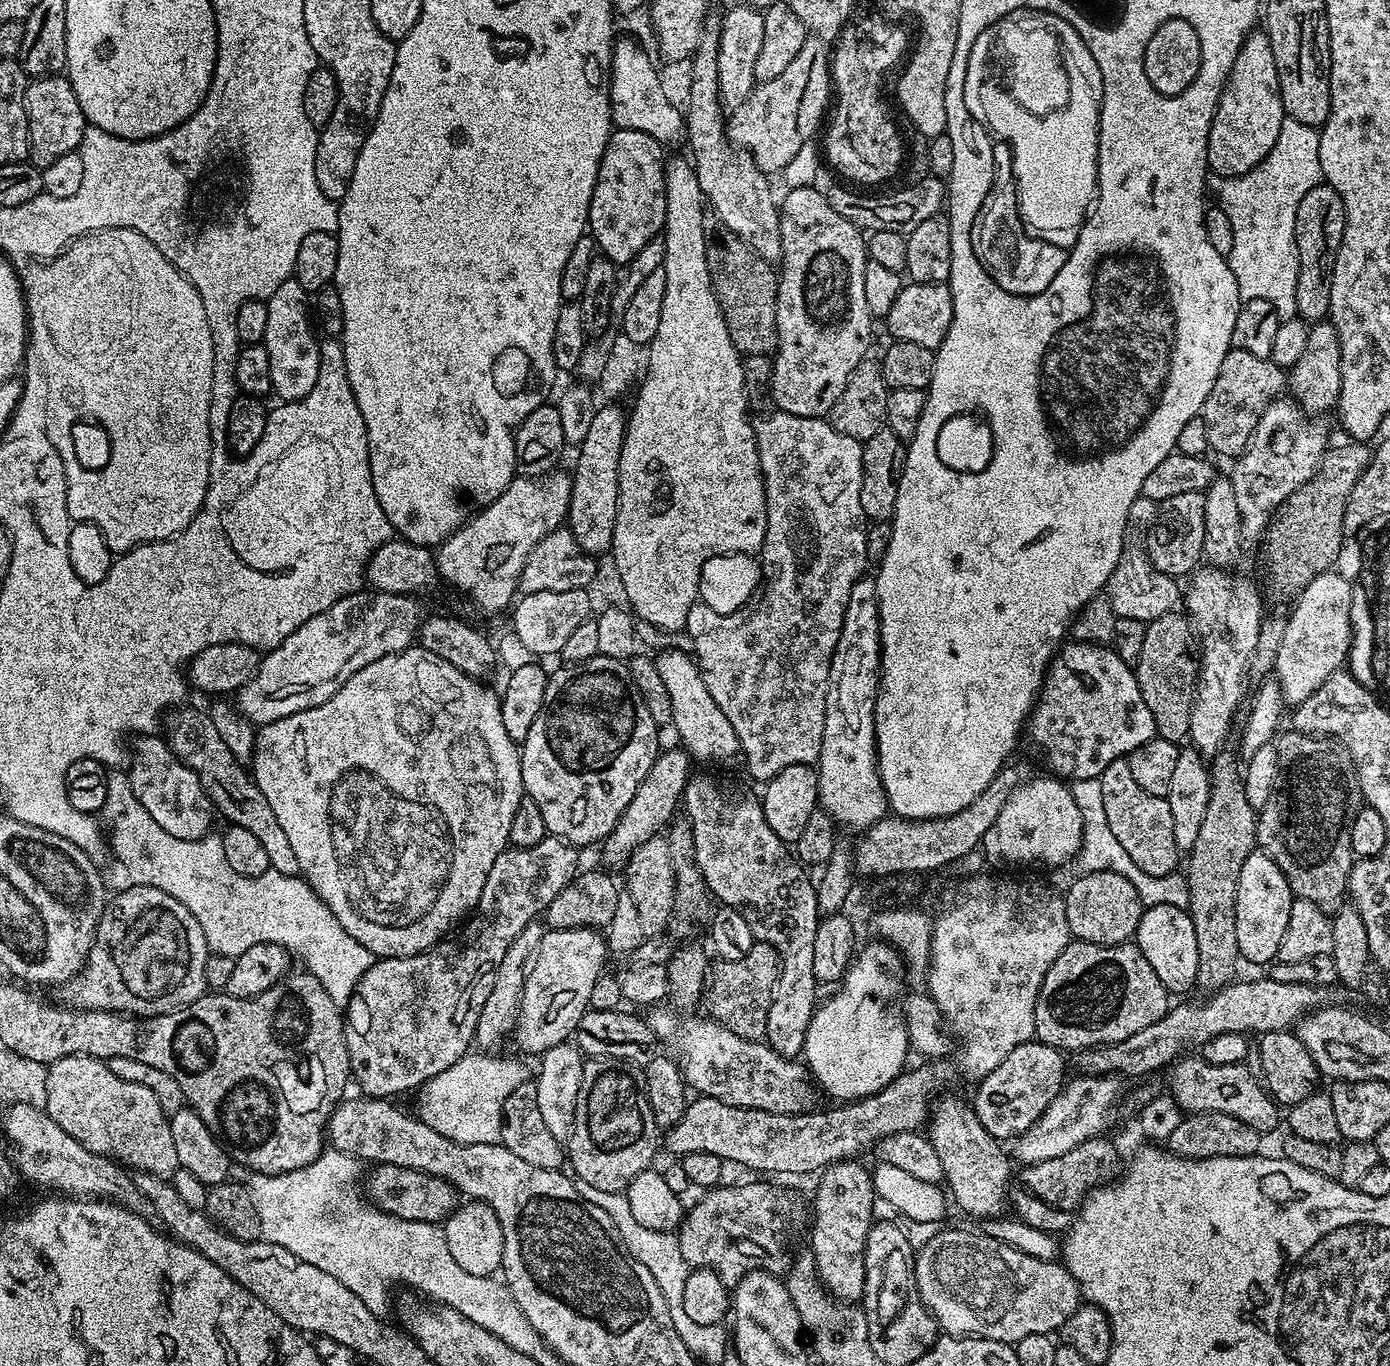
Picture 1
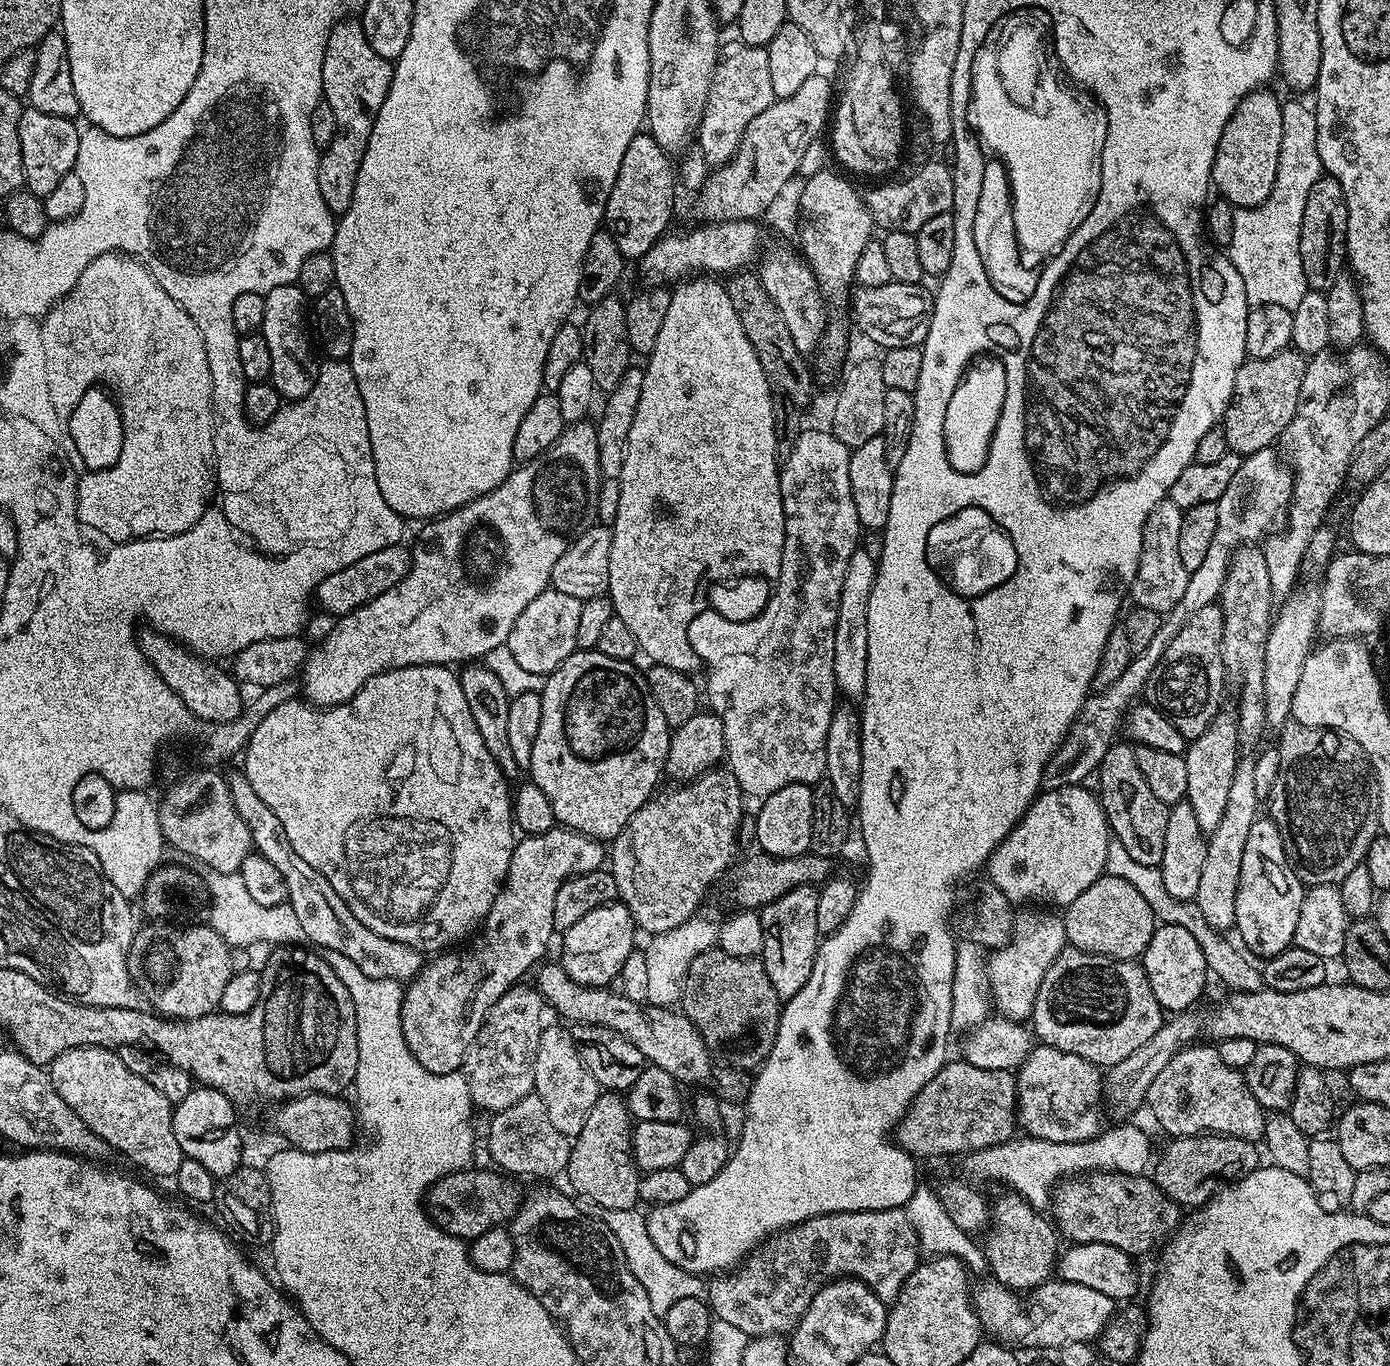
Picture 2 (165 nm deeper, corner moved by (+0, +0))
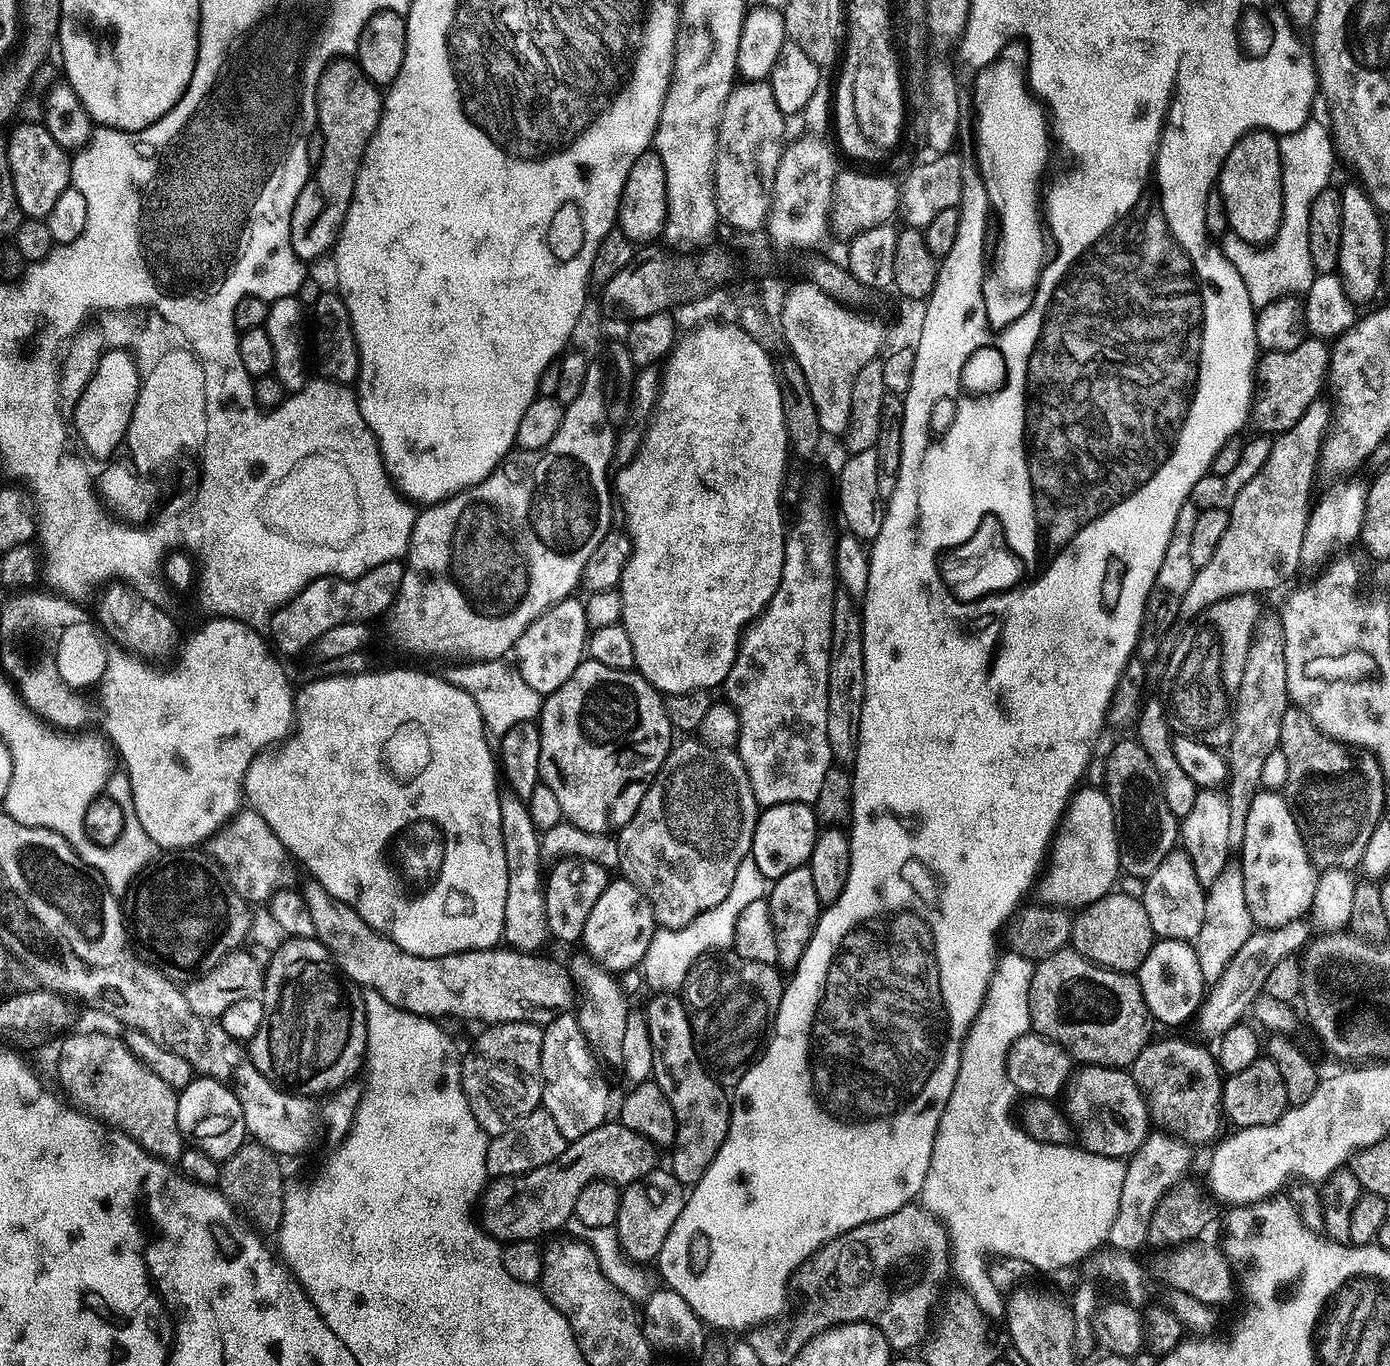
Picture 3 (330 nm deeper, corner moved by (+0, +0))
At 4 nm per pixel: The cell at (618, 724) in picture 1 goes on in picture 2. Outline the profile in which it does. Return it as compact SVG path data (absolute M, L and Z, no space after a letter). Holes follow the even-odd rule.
M577 650L572 653L572 655L567 656L559 666L556 667L552 672L549 672L545 681L544 681L544 690L541 695L540 701L542 702L542 722L538 725L538 738L534 738L534 750L530 754L530 762L527 766L527 771L532 772L530 776L531 783L534 783L538 786L538 790L542 790L542 794L546 794L546 798L550 798L550 806L554 810L556 815L557 825L572 828L575 832L581 832L587 836L593 837L601 842L611 841L621 830L623 830L626 825L630 822L630 818L633 816L636 811L641 808L643 804L647 804L649 800L652 799L654 793L657 791L660 776L664 772L664 763L668 757L668 751L670 750L670 738L672 737L672 732L668 727L666 718L662 718L662 710L658 710L658 702L654 702L654 698L648 692L648 677L643 671L639 672L635 668L635 663L632 660L619 660L618 658L607 657L606 654L599 652L597 650Z

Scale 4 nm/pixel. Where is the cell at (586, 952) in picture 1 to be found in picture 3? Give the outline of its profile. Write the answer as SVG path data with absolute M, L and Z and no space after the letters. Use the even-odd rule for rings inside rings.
M623 878L609 879L602 898L594 902L590 918L586 918L586 930L582 937L583 951L613 974L619 974L639 966L644 961L646 946L657 930L652 904L641 894L638 886Z

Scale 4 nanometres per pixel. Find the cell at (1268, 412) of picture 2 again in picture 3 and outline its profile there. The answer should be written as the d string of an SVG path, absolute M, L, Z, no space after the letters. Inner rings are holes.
M1305 338L1294 350L1264 352L1256 365L1256 384L1251 419L1260 423L1264 434L1279 434L1290 430L1302 414L1321 395L1320 387L1330 376L1330 348L1323 339Z

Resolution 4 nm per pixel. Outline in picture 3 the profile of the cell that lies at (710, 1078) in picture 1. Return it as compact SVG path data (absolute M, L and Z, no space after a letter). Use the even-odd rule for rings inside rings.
M308 882L308 885L302 888L304 897L306 898L306 906L310 906L310 915L314 921L314 930L316 931L315 939L326 946L326 950L335 960L336 965L340 967L341 972L351 983L359 986L361 989L377 992L382 994L382 998L386 998L386 1002L390 1002L394 1006L398 1006L407 1012L413 1012L419 1016L431 1016L433 1018L441 1018L440 1016L461 1016L464 1020L481 1020L481 1025L491 1026L493 1024L509 1024L510 1022L522 1022L523 1020L531 1021L533 1019L532 1012L536 1012L539 1008L556 1008L552 1010L564 1010L568 1003L571 1005L574 1000L574 994L571 987L571 981L567 976L567 969L560 963L555 964L552 960L538 960L537 955L527 954L515 951L507 946L497 946L495 948L483 948L482 950L474 950L473 952L459 952L458 954L450 954L449 956L439 956L438 958L426 958L418 954L412 954L406 950L402 950L389 940L387 936L382 936L374 931L363 918L356 913L355 908L349 908L347 904L343 904L341 900L336 900L321 884Z

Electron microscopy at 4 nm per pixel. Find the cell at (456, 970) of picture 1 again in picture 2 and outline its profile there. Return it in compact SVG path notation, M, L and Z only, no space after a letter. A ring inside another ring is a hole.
M557 826L537 836L525 835L517 839L504 887L494 898L494 906L490 906L482 931L471 941L472 948L466 949L461 956L452 952L456 950L444 950L433 955L429 959L432 961L429 964L427 961L421 967L420 973L407 981L403 989L402 1030L414 1058L418 1058L418 1062L426 1066L426 1070L434 1074L450 1074L465 1067L468 1051L471 1050L474 1038L484 1025L484 1019L488 1017L488 1011L494 1006L494 1002L498 1002L498 998L502 998L502 994L509 992L517 982L523 981L520 979L528 971L531 973L547 957L544 955L548 952L548 943L556 932L554 898L558 898L558 890L562 890L562 886L571 876L593 872L604 868L605 864L605 845L593 837L575 832L572 828Z

